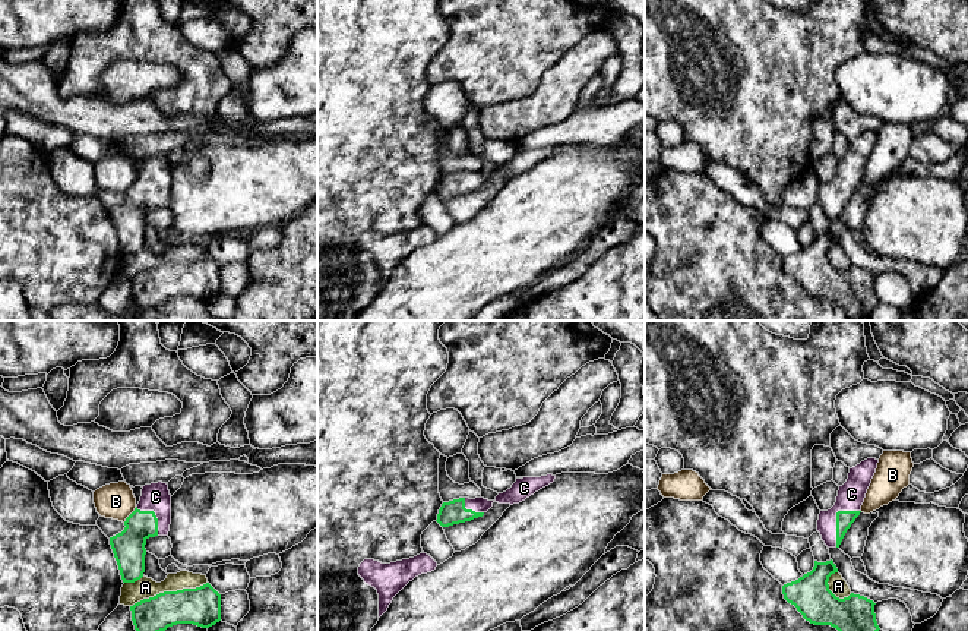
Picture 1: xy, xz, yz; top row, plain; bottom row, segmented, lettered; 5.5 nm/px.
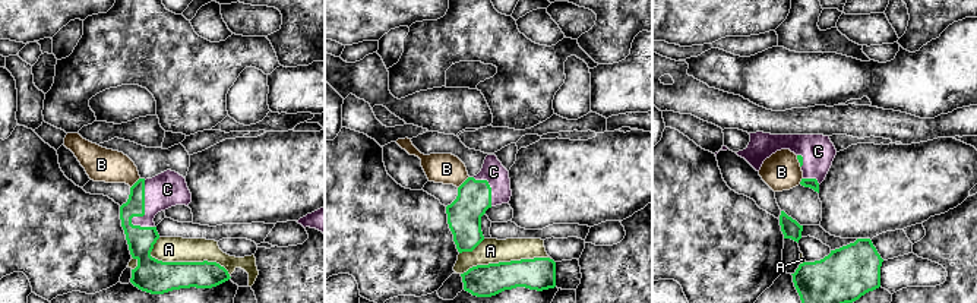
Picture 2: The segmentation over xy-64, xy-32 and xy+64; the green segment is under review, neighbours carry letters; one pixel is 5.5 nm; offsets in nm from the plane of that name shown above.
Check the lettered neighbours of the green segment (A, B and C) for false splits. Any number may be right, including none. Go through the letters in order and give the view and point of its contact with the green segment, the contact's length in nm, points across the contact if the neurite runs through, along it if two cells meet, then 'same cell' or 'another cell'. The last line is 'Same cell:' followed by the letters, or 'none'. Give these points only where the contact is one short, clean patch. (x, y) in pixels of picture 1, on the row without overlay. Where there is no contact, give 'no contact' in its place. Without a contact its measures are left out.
A: xy (168, 264) | 440 nm | another cell
B: xy (130, 186) | 120 nm | along xy (136, 179), (123, 193) | another cell
C: yz (837, 189) | 240 nm | across yz (844, 191), (837, 189), (851, 166) | same cell
Same cell: C

